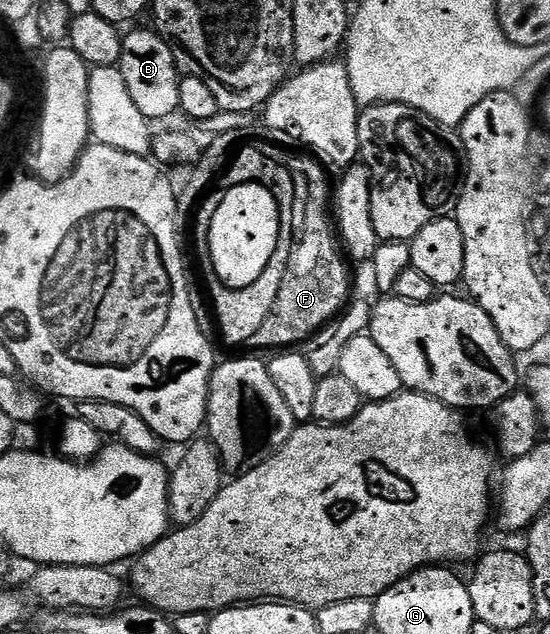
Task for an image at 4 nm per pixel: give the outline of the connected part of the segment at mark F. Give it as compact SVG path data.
M286 148L279 155L288 163L290 177L294 180L294 198L298 198L298 202L293 203L292 224L288 227L289 233L294 233L294 243L290 246L290 254L285 255L286 270L278 283L276 304L272 304L270 315L250 337L251 347L293 347L290 346L293 342L302 342L309 334L317 335L347 305L351 297L350 278L346 275L343 255L328 213L328 186L326 190L326 178L321 170L323 167L313 157L297 158Z

